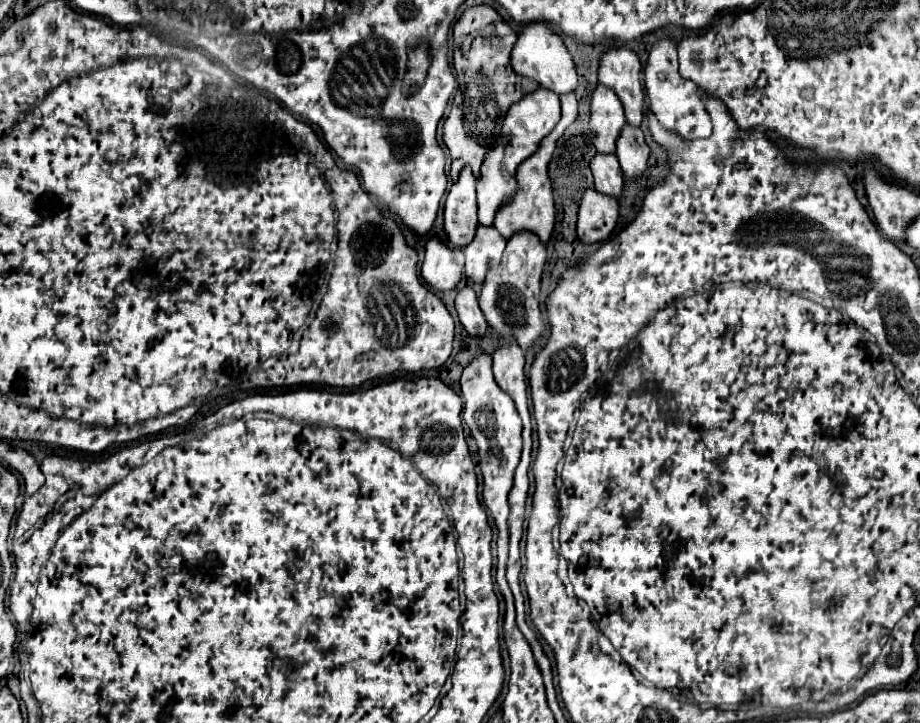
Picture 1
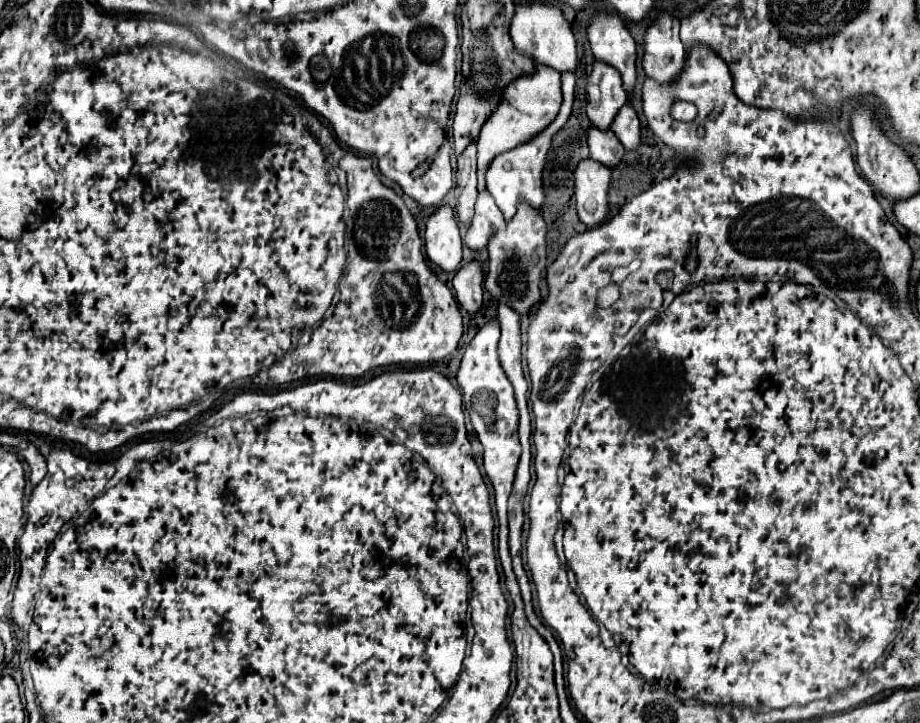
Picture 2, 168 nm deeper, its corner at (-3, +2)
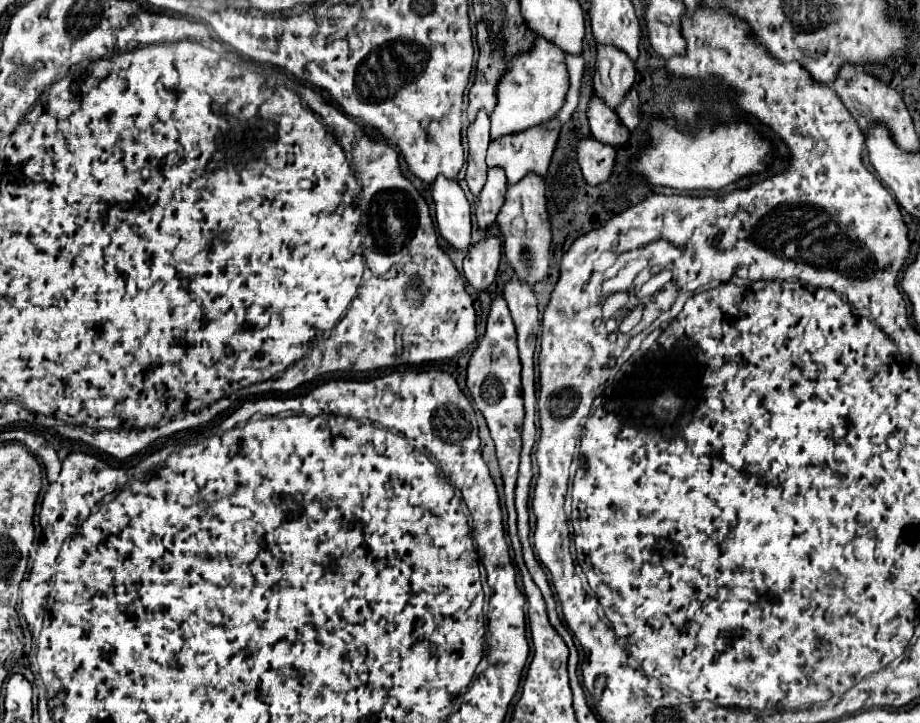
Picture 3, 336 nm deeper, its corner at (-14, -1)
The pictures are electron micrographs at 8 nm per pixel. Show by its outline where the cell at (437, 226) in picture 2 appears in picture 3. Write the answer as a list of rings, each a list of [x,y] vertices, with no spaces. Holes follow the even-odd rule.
[[[439,175],[431,185],[431,195],[437,207],[439,233],[455,249],[467,249],[471,245],[471,211],[457,179]]]

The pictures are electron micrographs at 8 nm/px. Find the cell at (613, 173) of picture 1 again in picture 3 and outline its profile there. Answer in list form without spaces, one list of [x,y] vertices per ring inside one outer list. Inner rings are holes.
[[[597,95],[589,99],[587,121],[591,127],[591,135],[603,143],[611,143],[613,147],[619,147],[629,139],[629,129],[623,127],[617,113],[609,109],[603,103],[603,99]]]

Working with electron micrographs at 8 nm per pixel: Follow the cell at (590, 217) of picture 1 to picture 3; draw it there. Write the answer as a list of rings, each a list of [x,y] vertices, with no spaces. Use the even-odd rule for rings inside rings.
[[[595,137],[579,139],[577,163],[583,171],[585,181],[589,185],[597,185],[597,183],[609,179],[613,163],[615,163],[615,149],[607,143],[597,141]]]

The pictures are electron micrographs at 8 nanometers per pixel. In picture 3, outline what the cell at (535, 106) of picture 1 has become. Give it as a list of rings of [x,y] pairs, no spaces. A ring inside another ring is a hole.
[[[537,37],[529,51],[517,55],[509,63],[507,71],[501,75],[497,83],[497,105],[491,113],[491,139],[525,131],[527,127],[539,125],[557,115],[557,111],[565,103],[567,87],[569,75],[563,51],[545,37]]]

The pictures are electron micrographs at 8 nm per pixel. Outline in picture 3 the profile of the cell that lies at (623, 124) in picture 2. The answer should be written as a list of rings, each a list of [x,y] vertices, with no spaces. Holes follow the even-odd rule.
[[[631,89],[625,99],[619,103],[619,107],[615,109],[615,113],[619,115],[619,119],[623,121],[623,125],[633,131],[639,125],[639,97],[637,91]]]

